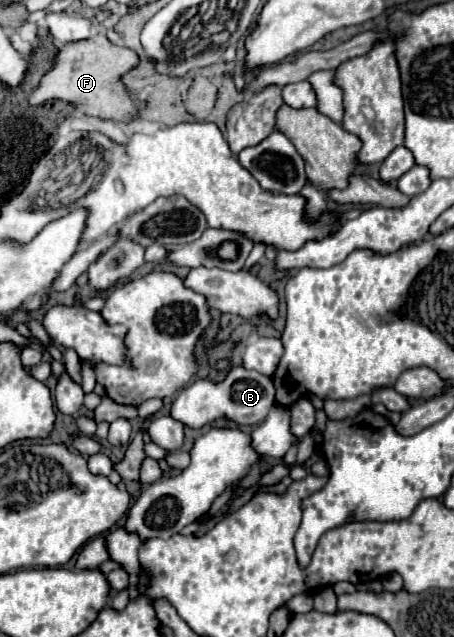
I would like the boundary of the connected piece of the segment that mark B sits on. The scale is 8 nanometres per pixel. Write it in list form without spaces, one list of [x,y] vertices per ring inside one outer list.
[[[233,365],[227,369],[221,381],[197,379],[189,387],[185,387],[173,401],[171,417],[191,429],[201,429],[207,423],[213,423],[221,417],[227,417],[237,425],[259,425],[269,415],[273,405],[275,405],[275,387],[271,377],[261,375],[259,371],[253,369],[245,369],[243,365]]]

